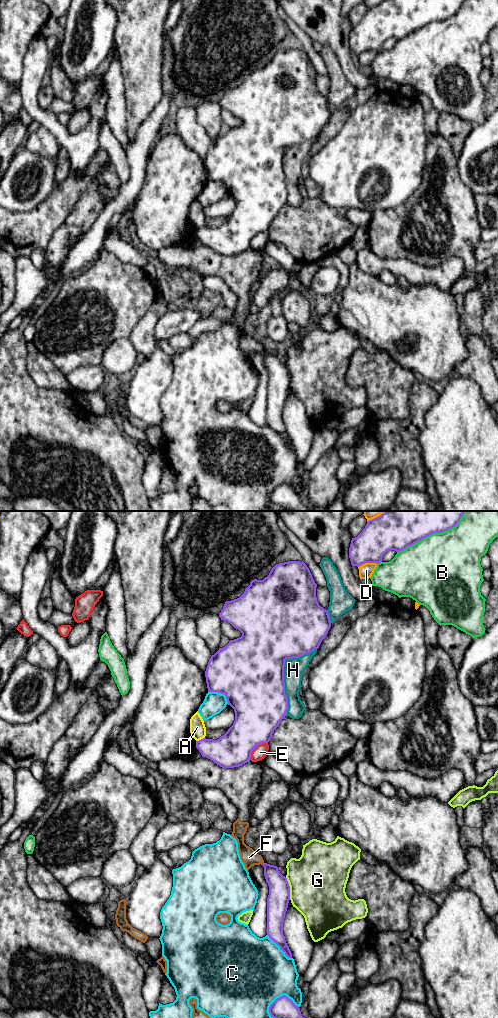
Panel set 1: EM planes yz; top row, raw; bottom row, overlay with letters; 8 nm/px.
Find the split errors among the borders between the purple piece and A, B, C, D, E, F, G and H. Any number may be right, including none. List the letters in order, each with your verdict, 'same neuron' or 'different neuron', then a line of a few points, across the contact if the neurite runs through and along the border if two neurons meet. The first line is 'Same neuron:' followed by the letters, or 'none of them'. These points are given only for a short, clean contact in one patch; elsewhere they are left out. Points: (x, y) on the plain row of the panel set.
Same neuron: none of them
A: different neuron; line yz (204, 225), (196, 229)
B: different neuron
C: different neuron
D: different neuron
E: different neuron
F: different neuron
G: different neuron
H: different neuron

